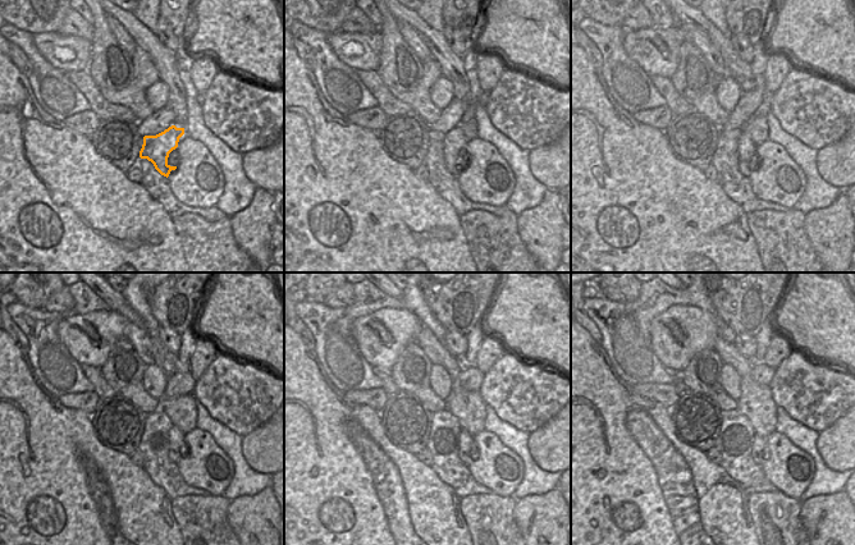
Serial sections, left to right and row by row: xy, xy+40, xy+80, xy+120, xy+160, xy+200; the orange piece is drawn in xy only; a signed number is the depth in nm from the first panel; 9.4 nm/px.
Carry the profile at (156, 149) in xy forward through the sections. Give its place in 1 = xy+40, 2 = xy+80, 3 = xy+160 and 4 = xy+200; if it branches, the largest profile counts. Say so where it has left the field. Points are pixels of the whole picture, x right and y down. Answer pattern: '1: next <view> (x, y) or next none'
1: next xy+40 (455, 141)
2: next xy+80 (746, 150)
3: next xy+160 (467, 450)
4: next xy+200 (759, 452)

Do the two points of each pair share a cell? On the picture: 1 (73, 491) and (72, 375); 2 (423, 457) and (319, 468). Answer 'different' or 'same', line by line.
1: different
2: different

